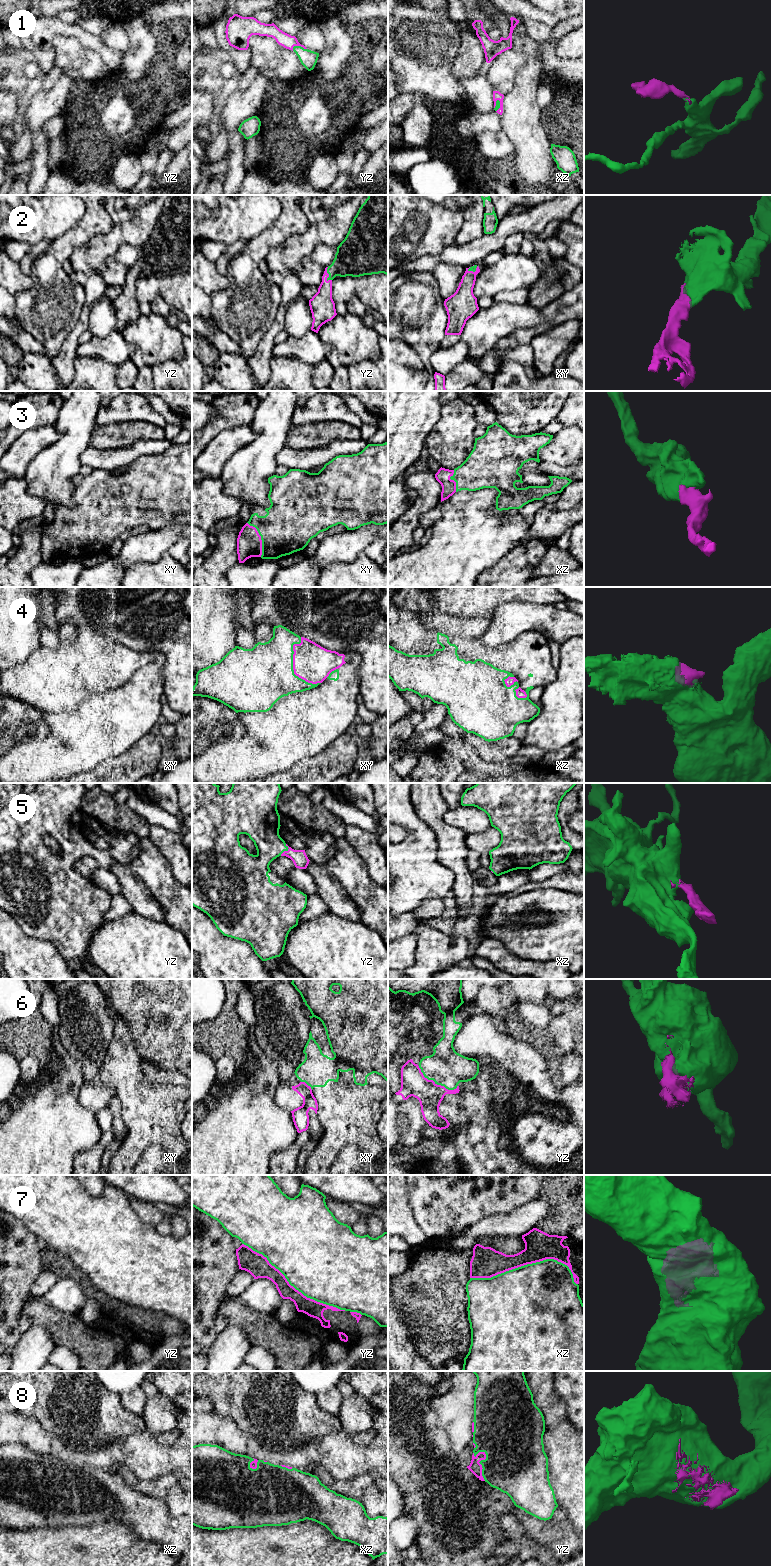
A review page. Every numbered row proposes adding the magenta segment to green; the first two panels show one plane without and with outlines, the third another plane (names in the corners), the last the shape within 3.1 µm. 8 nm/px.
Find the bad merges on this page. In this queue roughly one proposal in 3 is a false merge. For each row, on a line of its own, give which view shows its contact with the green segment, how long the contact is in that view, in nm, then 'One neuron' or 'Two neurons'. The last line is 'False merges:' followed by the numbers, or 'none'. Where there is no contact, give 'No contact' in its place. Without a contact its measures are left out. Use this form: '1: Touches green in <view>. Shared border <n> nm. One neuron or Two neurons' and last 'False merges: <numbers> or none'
1: Touches green in yz. Shared border 120 nm. One neuron
2: Touches green in yz. Shared border 120 nm. One neuron
3: Touches green in xy. Shared border 300 nm. One neuron
4: Touches green in xy. Shared border 400 nm. One neuron
5: Touches green in yz. Shared border 110 nm. One neuron
6: Touches green in yz. Shared border 360 nm. Two neurons
7: Touches green in xz. Shared border 850 nm. Two neurons
8: Touches green in yz. Shared border 260 nm. Two neurons
False merges: 6, 7, 8

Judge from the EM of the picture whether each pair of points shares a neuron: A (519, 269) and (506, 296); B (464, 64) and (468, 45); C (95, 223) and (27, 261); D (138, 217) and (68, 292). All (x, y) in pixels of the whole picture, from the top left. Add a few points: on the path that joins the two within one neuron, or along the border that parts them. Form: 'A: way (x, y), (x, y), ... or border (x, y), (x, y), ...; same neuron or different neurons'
A: border (528, 289), (502, 290), (492, 297); different neurons
B: way (468, 59), (468, 50); same neuron
C: border (52, 240), (48, 248), (33, 262), (32, 271); different neurons
D: border (83, 286), (84, 305), (82, 310); different neurons

